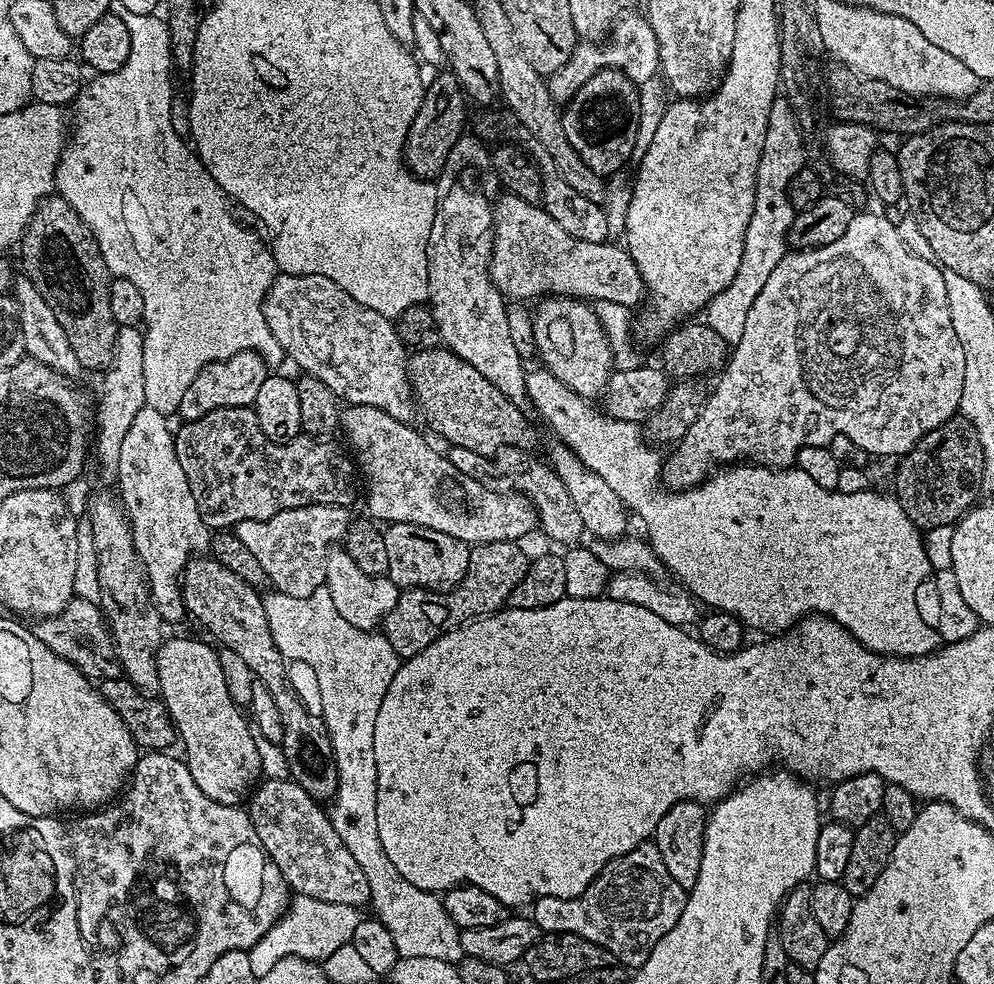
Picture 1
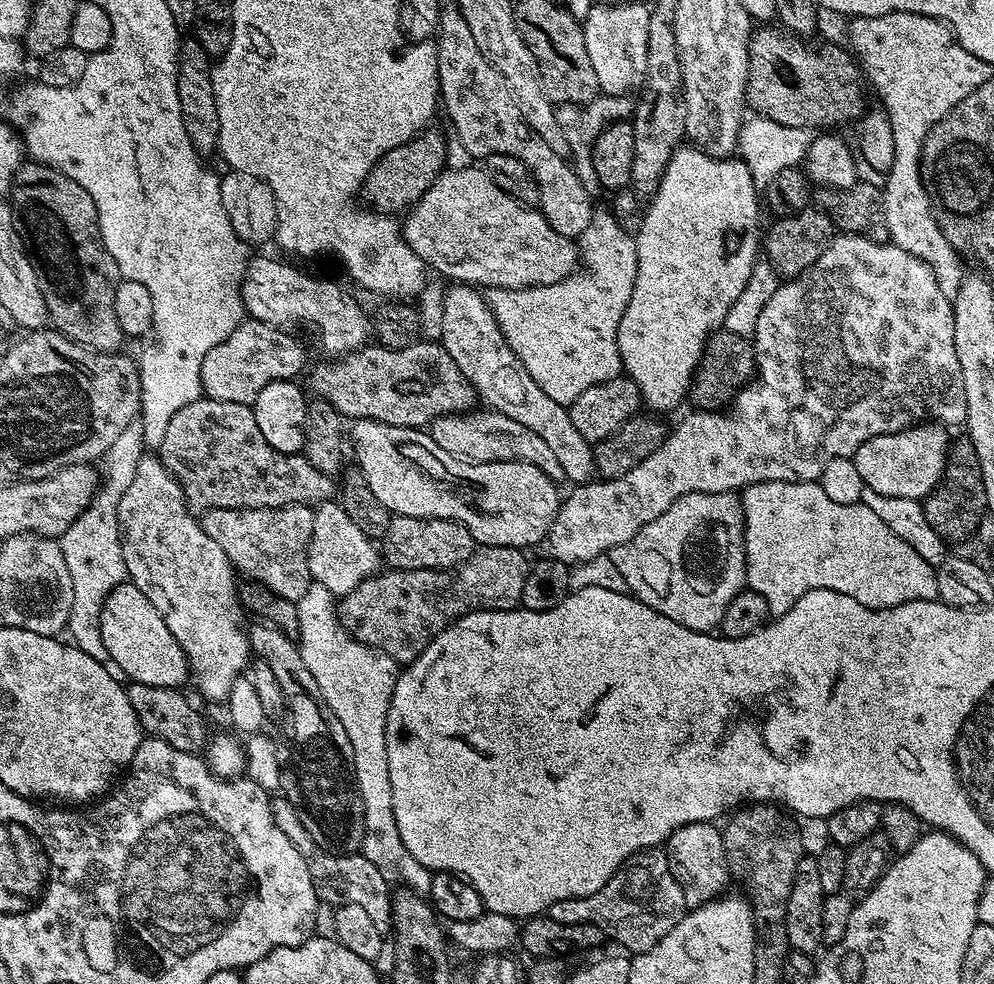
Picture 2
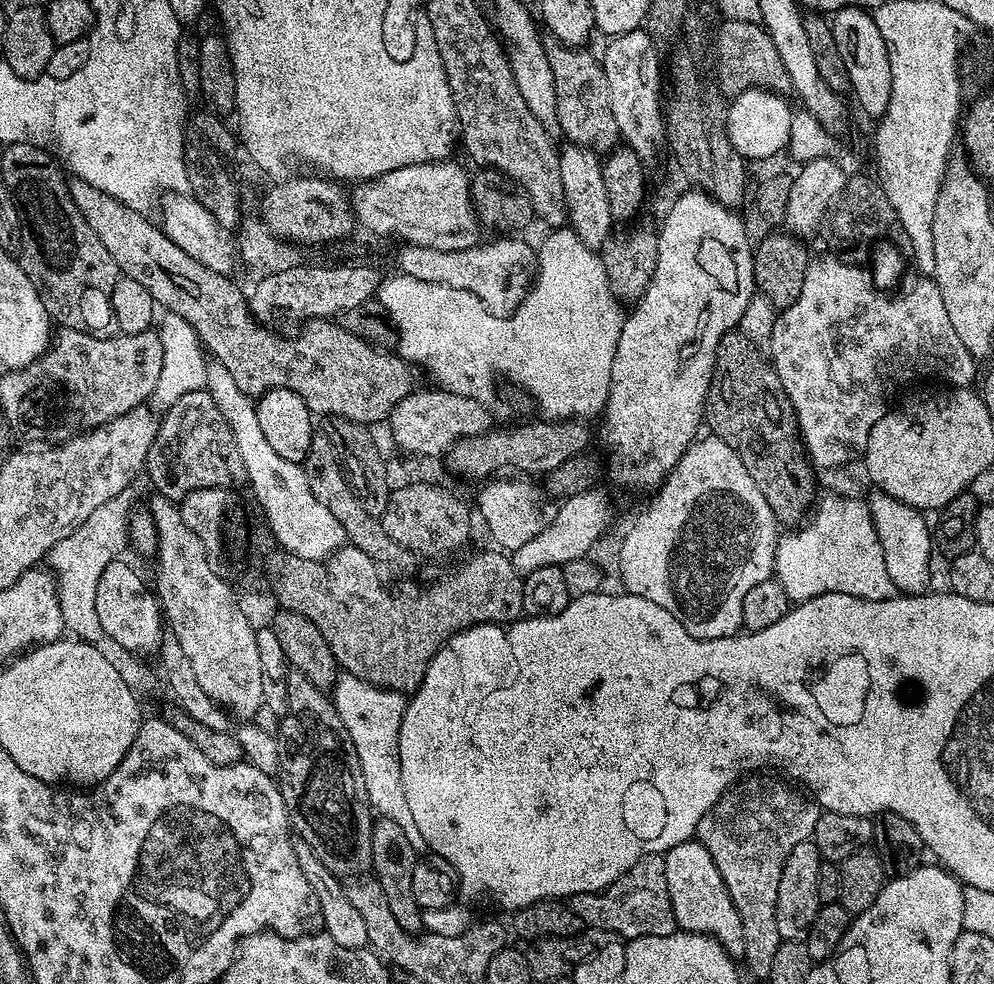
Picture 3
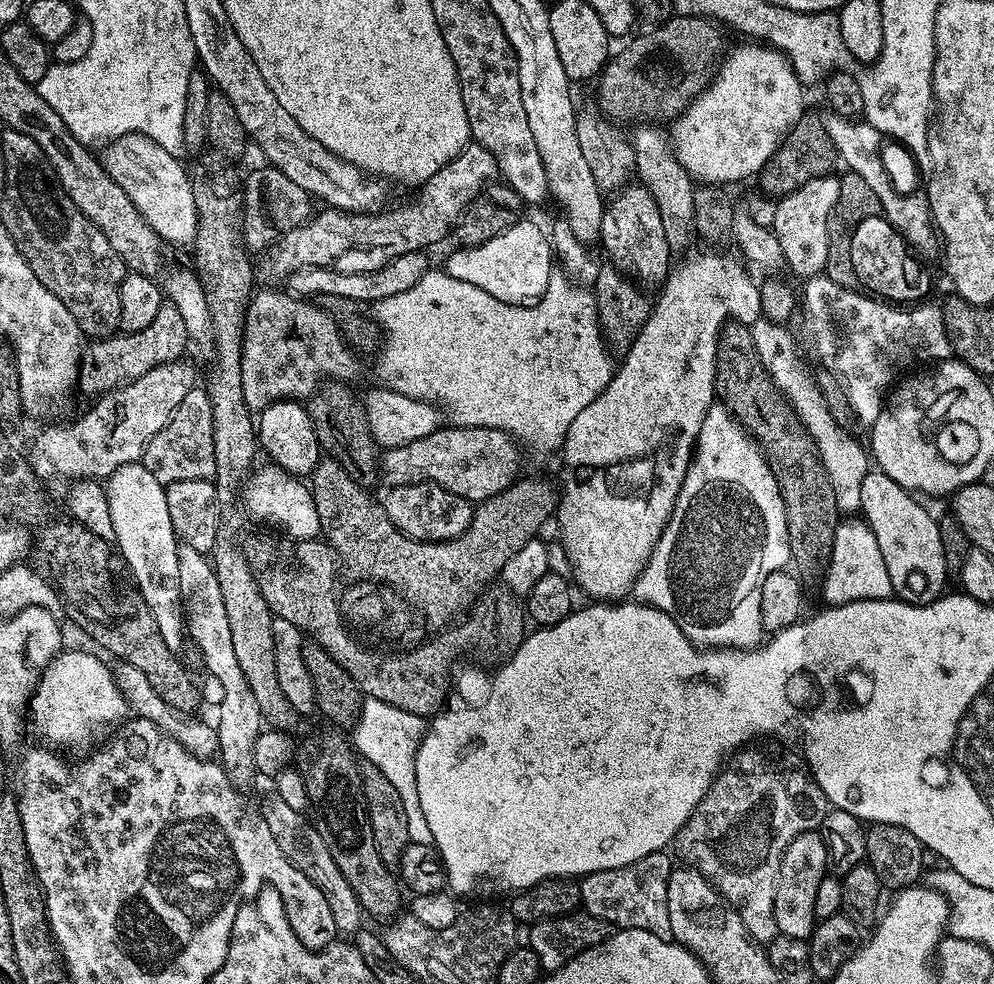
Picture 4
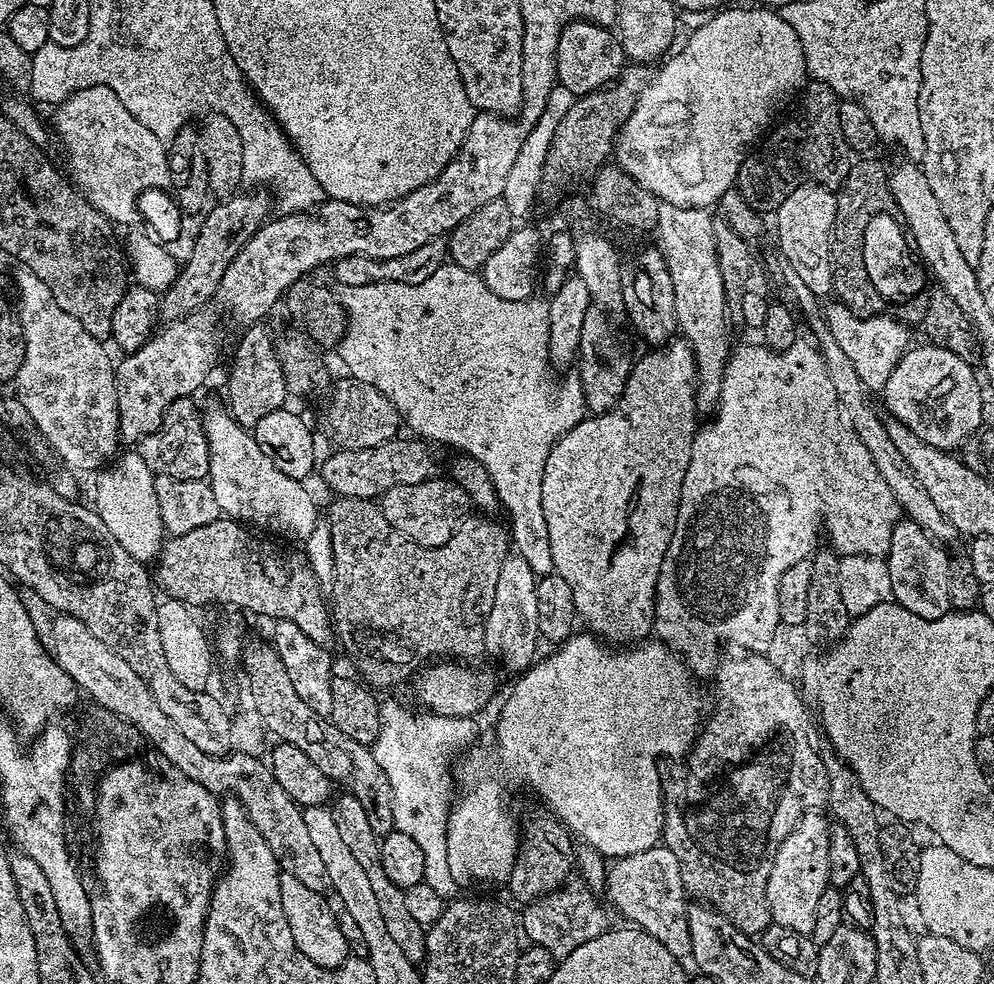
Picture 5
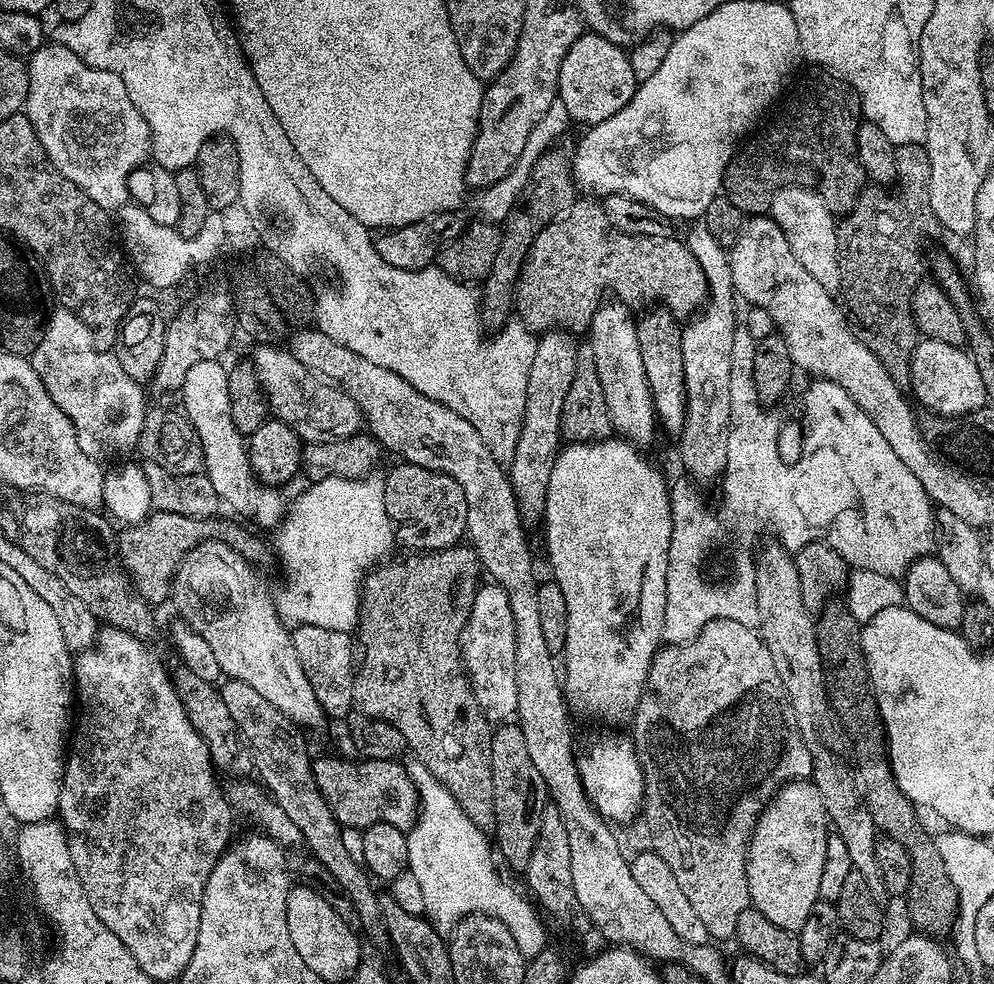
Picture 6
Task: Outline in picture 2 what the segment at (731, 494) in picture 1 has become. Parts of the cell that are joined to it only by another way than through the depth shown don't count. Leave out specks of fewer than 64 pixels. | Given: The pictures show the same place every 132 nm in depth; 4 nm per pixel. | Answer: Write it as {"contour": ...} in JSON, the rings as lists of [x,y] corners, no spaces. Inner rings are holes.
{"contour":[[[766,482],[743,489],[744,557],[748,563],[746,584],[762,594],[773,617],[786,614],[802,594],[810,590],[838,590],[867,608],[893,608],[911,600],[934,600],[938,597],[935,567],[926,562],[906,542],[902,542],[864,504],[842,505],[832,502],[819,483]]]}

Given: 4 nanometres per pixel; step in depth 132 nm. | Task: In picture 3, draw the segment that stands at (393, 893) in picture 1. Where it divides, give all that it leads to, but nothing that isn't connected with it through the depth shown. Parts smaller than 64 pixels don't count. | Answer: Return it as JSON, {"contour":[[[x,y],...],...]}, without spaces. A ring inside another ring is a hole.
{"contour":[[[340,674],[336,677],[330,697],[340,721],[350,734],[350,742],[354,742],[354,750],[362,766],[362,778],[366,782],[368,803],[383,819],[398,822],[398,826],[406,830],[410,846],[414,846],[418,854],[423,853],[426,845],[422,833],[414,822],[414,814],[410,814],[410,806],[406,806],[406,790],[402,786],[402,766],[398,754],[398,730],[402,726],[405,693],[391,692],[389,688],[379,688],[357,676]]]}

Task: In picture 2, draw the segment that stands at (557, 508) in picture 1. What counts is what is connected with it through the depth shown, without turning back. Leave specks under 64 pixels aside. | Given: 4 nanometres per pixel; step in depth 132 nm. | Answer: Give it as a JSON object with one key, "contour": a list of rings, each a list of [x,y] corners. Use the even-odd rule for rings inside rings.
{"contour":[[[473,410],[458,416],[439,416],[430,425],[430,434],[442,450],[446,450],[454,458],[470,460],[474,464],[489,464],[490,462],[526,462],[538,466],[542,474],[551,480],[564,480],[562,466],[558,466],[558,457],[550,451],[543,438],[538,438],[534,430],[526,430],[522,422],[514,422],[514,418],[506,418],[506,414],[491,410]]]}

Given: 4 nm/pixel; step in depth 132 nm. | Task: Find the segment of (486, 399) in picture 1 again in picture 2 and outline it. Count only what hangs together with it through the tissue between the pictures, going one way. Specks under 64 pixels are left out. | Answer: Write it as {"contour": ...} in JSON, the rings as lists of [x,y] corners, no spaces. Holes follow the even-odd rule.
{"contour":[[[417,342],[405,348],[381,348],[365,346],[347,356],[329,359],[328,364],[320,364],[312,372],[312,388],[317,397],[326,402],[349,421],[373,420],[386,422],[390,426],[427,429],[439,416],[467,414],[477,407],[478,397],[474,386],[466,382],[466,374],[458,370],[454,358],[444,349],[443,344]]]}

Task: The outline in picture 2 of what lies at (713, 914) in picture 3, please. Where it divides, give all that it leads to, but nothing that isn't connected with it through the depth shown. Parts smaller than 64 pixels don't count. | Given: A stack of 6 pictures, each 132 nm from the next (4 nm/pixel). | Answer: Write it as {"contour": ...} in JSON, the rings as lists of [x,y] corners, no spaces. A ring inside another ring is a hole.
{"contour":[[[690,822],[666,841],[666,851],[670,862],[670,874],[682,886],[682,894],[686,898],[689,909],[700,908],[711,900],[718,900],[725,895],[724,883],[728,880],[730,865],[728,852],[724,848],[724,833],[712,822]]]}

